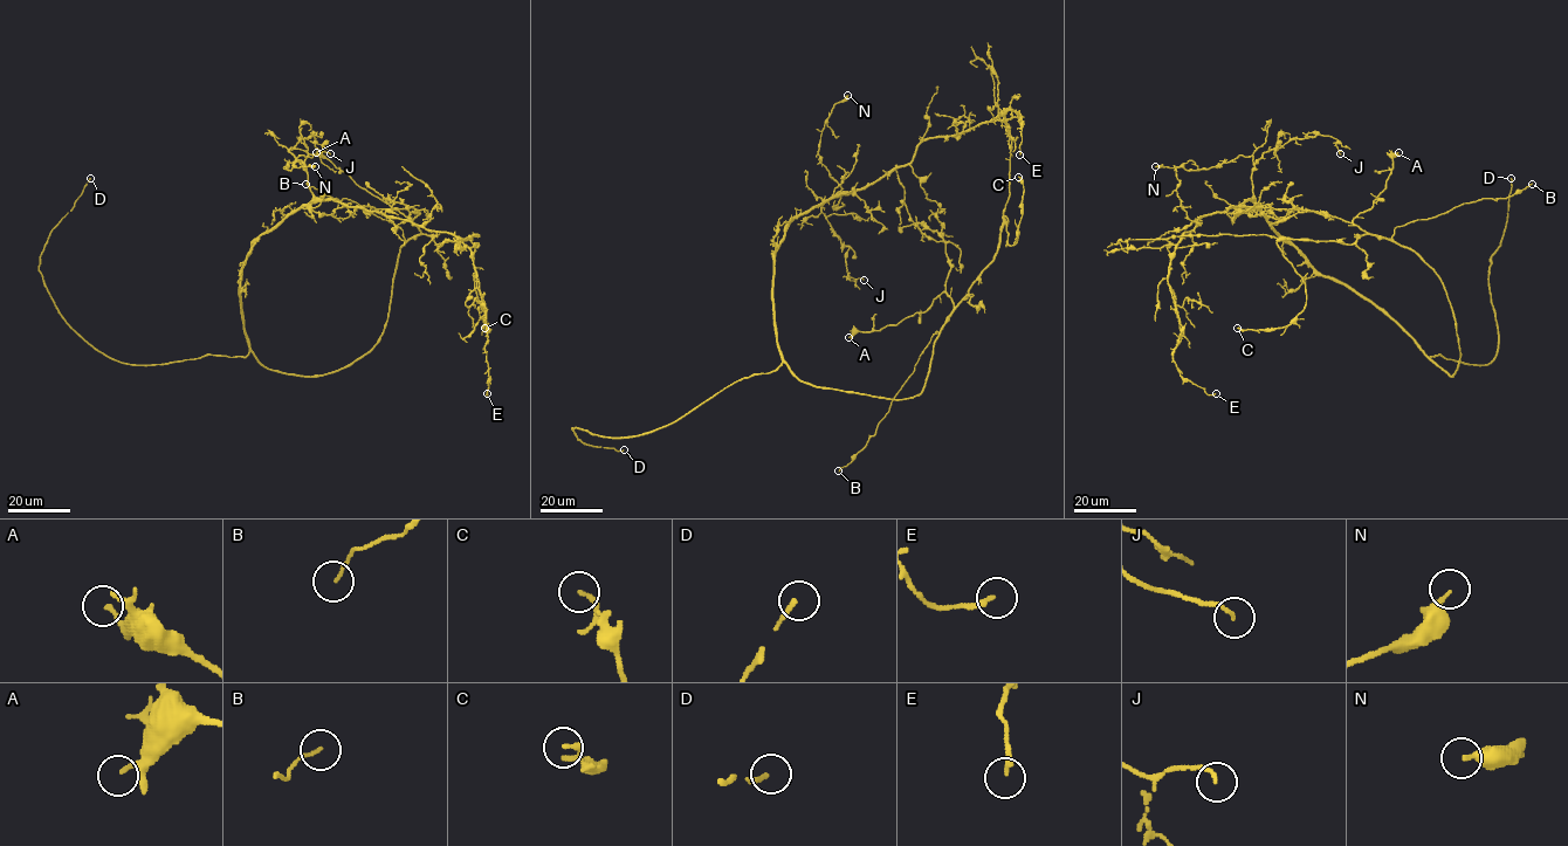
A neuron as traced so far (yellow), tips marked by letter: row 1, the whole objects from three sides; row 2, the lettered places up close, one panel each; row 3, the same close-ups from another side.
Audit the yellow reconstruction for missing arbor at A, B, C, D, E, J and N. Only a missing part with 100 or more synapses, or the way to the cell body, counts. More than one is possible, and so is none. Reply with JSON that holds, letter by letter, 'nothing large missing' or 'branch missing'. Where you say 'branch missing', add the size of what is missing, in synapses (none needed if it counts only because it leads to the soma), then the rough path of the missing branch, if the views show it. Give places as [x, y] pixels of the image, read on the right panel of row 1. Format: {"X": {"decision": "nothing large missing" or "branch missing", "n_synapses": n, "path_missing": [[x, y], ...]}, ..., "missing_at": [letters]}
{"A": {"decision": "nothing large missing"}, "B": {"decision": "nothing large missing"}, "C": {"decision": "nothing large missing"}, "D": {"decision": "branch missing", "path_missing": [[1511, 178], [1512, 162], [1508, 151]]}, "E": {"decision": "nothing large missing"}, "J": {"decision": "nothing large missing"}, "N": {"decision": "nothing large missing"}, "missing_at": ["D"]}

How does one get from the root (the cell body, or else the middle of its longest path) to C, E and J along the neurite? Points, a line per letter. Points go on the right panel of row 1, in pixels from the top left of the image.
C: (1331, 279), (1251, 200), (1201, 217), (1175, 245), (1127, 241), (1276, 238), (1305, 307), (1281, 328), (1237, 328)
E: (1331, 279), (1251, 200), (1202, 215), (1183, 233), (1168, 274), (1181, 325), (1173, 360), (1183, 378), (1216, 393)
J: (1331, 279), (1321, 275), (1262, 214), (1253, 198), (1251, 171), (1265, 152), (1312, 132), (1335, 138), (1340, 153)

